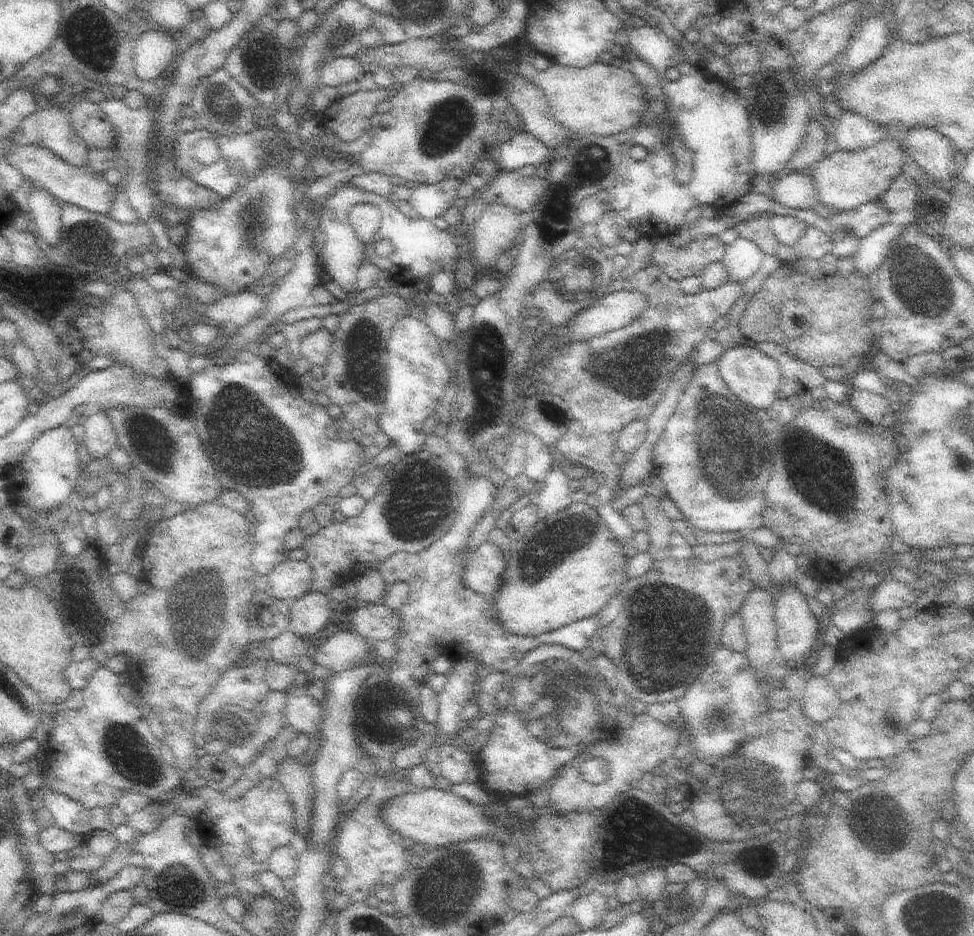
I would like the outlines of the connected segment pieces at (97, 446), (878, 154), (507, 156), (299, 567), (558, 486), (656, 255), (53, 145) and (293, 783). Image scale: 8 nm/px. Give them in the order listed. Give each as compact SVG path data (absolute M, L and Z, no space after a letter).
M97 410L93 414L87 416L87 420L83 422L85 428L85 438L81 440L87 448L87 460L107 460L109 452L113 452L113 448L117 448L117 438L115 432L105 416L103 410Z
M887 136L885 140L879 140L877 146L871 146L863 152L847 152L843 148L835 148L809 172L809 176L817 186L821 206L833 208L837 212L857 210L867 202L879 202L891 212L913 212L915 204L919 202L917 198L921 194L923 182L915 182L911 176L901 174L905 160L907 150L903 142Z
M517 132L509 142L501 144L495 150L495 160L499 164L499 170L507 170L507 172L515 172L517 168L523 166L539 166L539 164L549 164L549 160L553 158L551 150L539 140L535 138L531 132Z
M283 560L269 572L267 590L281 602L295 602L311 590L315 572L309 562Z
M553 462L553 468L545 476L545 486L535 500L535 506L539 508L541 516L549 516L549 514L567 510L571 502L573 502L573 492L569 488L569 478Z
M667 236L649 238L649 242L653 246L651 264L677 282L701 276L709 264L721 262L727 252L727 244L715 236L697 236L685 248L671 246Z
M43 108L33 112L23 124L21 128L17 128L11 134L5 134L7 138L11 138L17 146L39 146L39 148L47 148L49 152L53 152L55 156L59 156L61 160L65 160L65 164L71 164L75 168L87 168L89 164L89 148L87 144L75 134L75 130L71 128L69 122L69 108Z
M287 756L283 764L279 766L279 772L275 776L285 790L291 796L293 810L295 810L295 826L297 834L305 836L311 824L313 816L313 798L315 798L315 784L313 784L313 772L311 766L303 766L295 762L295 758Z

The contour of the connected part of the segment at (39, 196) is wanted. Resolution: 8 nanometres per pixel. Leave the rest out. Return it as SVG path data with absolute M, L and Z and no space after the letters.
M33 188L29 192L29 216L35 222L37 234L49 244L49 246L59 246L61 234L63 234L63 212L57 202L47 190L37 190Z

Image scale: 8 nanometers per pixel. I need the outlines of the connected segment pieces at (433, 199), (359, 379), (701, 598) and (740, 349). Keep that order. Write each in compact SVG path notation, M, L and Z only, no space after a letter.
M447 178L439 184L417 184L411 190L409 204L417 218L423 218L427 222L433 222L435 218L443 216L449 208L453 208L453 200L457 198L459 180Z
M381 294L375 300L363 302L363 304L353 304L345 314L339 314L339 328L333 334L333 350L329 356L329 362L325 366L325 376L319 380L323 394L329 398L331 404L337 404L343 412L343 418L353 426L353 430L357 430L357 434L369 434L369 436L377 436L383 432L381 424L379 424L379 416L385 410L383 402L385 402L385 394L387 394L387 360L389 360L389 338L391 338L391 330L393 326L401 320L407 318L409 312L413 310L411 304L407 304L403 298L399 298L397 294Z
M695 556L685 560L659 560L653 562L653 568L645 576L635 580L629 578L621 594L623 604L619 616L599 632L603 654L617 670L617 688L631 700L641 700L645 706L665 704L671 700L679 702L689 686L697 682L699 674L711 664L715 648L721 646L721 632L727 616L741 612L741 606L753 588L755 582L751 582L749 570L737 566L737 560L731 556L711 564Z
M737 346L723 354L723 358L717 362L717 368L723 382L735 394L735 398L753 406L753 410L773 412L775 404L779 402L779 390L783 386L783 376L777 360L759 352L755 346Z

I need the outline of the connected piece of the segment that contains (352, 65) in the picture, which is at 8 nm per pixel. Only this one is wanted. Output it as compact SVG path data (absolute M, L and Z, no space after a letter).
M343 56L343 58L333 58L327 64L323 64L321 72L319 72L319 80L321 86L341 86L347 84L351 80L361 80L365 76L361 64L351 58L351 56Z

